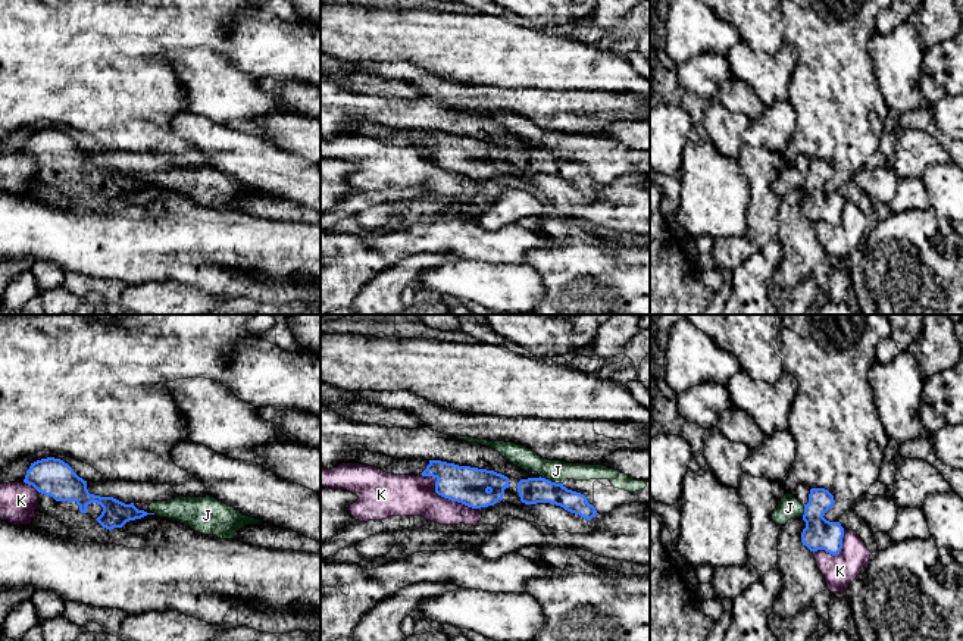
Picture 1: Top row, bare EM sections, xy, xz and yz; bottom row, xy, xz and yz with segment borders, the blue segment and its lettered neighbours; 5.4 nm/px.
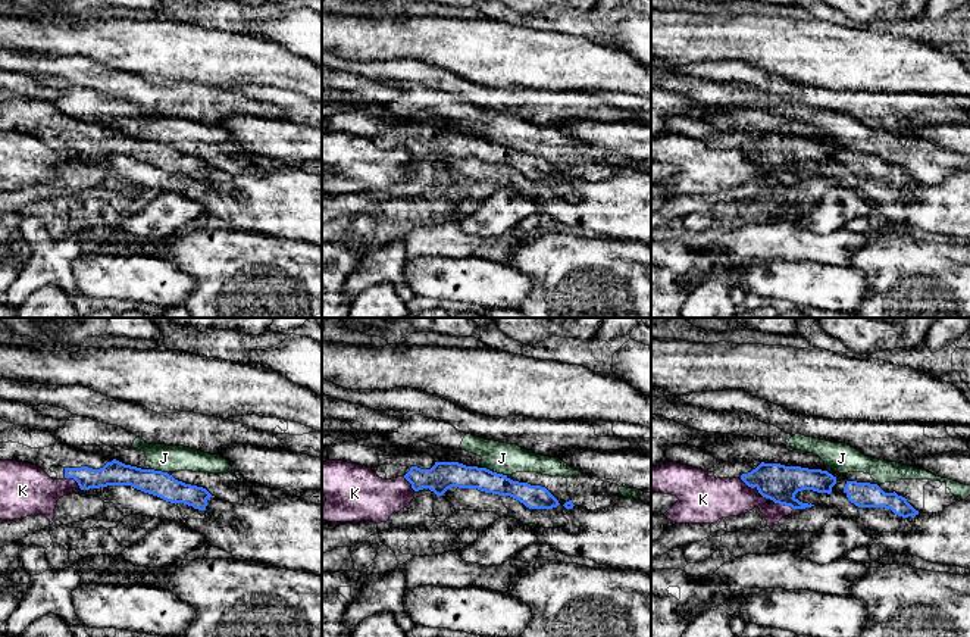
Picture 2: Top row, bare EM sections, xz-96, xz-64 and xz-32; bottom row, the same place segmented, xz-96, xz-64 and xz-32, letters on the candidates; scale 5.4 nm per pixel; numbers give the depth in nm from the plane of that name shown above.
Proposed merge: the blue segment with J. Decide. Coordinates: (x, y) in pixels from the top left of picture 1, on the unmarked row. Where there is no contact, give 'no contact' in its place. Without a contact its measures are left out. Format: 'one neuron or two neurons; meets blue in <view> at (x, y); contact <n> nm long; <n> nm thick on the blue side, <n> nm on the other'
two neurons; meets blue in xz at (550, 152); contact 140 nm long; 140 nm thick on the blue side, 130 nm on the other

